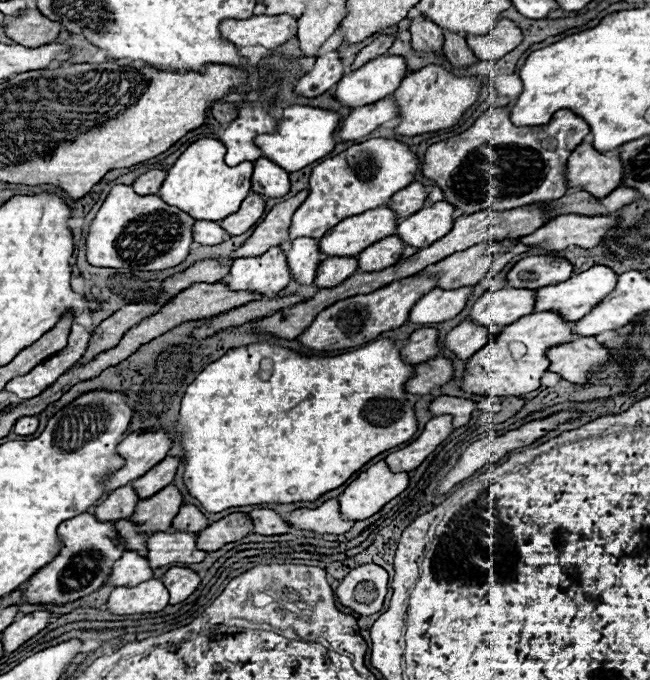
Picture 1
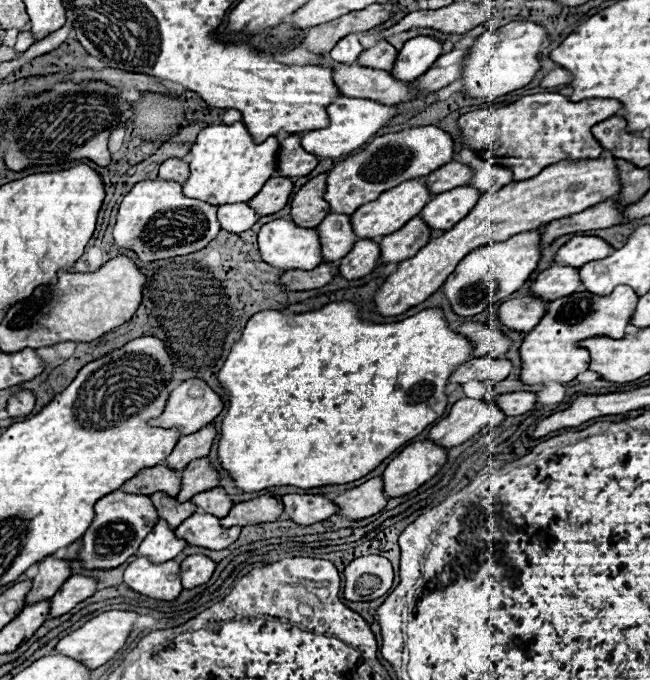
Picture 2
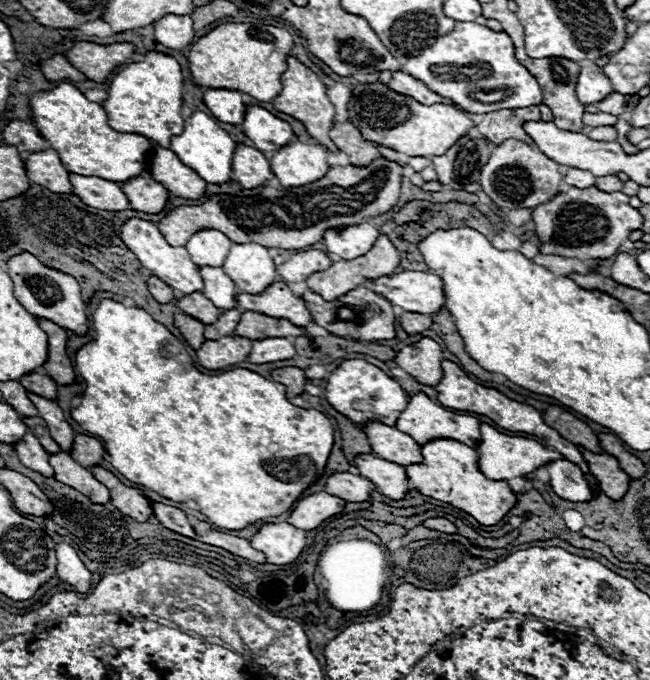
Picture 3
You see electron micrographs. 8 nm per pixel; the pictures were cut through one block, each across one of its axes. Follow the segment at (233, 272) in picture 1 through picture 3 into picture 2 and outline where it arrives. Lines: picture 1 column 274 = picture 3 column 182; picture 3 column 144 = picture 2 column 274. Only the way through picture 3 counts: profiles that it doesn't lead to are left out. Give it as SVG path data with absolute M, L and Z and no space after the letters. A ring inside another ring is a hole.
M274 220L262 226L258 250L264 262L282 270L308 270L322 264L318 232L298 228L292 220Z

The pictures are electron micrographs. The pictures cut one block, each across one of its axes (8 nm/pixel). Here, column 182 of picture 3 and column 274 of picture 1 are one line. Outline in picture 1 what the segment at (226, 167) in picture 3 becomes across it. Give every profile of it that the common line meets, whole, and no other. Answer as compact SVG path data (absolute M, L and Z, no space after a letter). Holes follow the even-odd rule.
M288 106L284 108L282 118L278 120L276 132L260 134L254 138L254 144L262 150L262 156L284 168L286 172L298 172L314 160L326 156L334 148L334 130L340 124L340 116L332 110L310 108L310 106Z

